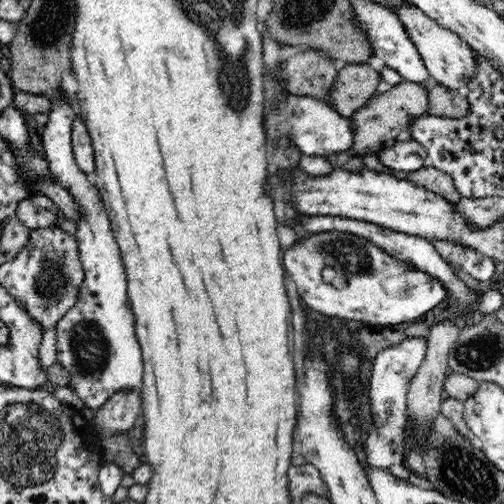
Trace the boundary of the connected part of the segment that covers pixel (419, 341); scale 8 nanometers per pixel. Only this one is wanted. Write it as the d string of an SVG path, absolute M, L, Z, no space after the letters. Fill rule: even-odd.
M408 337L398 346L392 348L384 348L378 352L374 363L371 366L371 380L369 382L370 410L374 425L368 433L366 440L366 448L364 450L364 463L369 464L371 468L386 468L396 478L404 480L411 485L418 486L422 482L422 476L414 474L408 470L408 466L402 460L402 444L406 438L406 423L408 423L408 388L412 378L418 373L420 366L424 363L424 358L427 351L426 337Z

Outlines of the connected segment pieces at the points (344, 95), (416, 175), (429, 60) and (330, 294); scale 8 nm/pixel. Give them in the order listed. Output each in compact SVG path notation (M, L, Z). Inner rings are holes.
M371 62L349 63L337 72L336 78L331 86L329 100L331 106L337 110L342 117L350 118L359 108L362 108L370 97L377 94L377 86L381 81L379 72Z
M427 165L422 169L409 172L405 179L442 195L450 202L457 203L461 199L461 194L456 190L452 177L435 167Z
M402 5L396 10L400 23L404 25L409 39L414 43L420 53L426 68L428 69L432 84L445 86L448 89L458 90L472 81L474 73L477 73L476 51L456 33L438 25L429 18L416 5Z
M310 233L306 238L295 241L292 246L282 250L281 260L296 284L299 298L304 300L308 308L319 312L323 317L359 320L371 326L400 324L423 319L426 312L430 312L435 306L444 306L442 300L447 295L447 288L441 280L390 256L373 242L352 233ZM340 276L346 276L347 282L342 283Z

